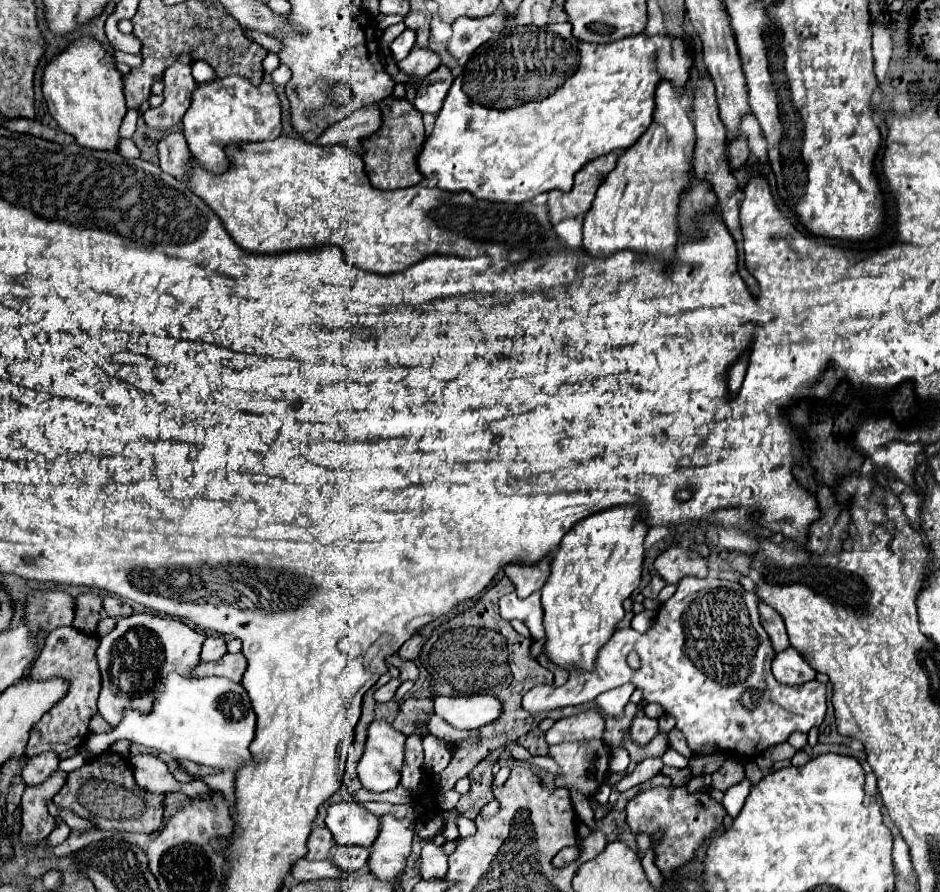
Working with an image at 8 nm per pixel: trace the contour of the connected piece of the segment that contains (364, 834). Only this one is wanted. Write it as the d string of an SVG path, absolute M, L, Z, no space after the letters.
M339 801L327 809L327 829L338 845L371 847L379 835L379 819L357 801Z

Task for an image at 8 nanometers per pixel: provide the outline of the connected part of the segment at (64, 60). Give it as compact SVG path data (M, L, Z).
M81 37L75 39L67 45L65 51L61 51L59 55L55 55L45 67L43 67L43 97L47 101L49 113L53 115L53 119L57 121L57 125L75 137L75 141L83 147L91 147L91 149L115 149L117 141L119 141L119 125L121 119L127 113L125 107L125 81L123 81L123 73L117 69L117 61L113 59L113 55L107 53L107 49L103 47L101 41L97 41L95 37Z

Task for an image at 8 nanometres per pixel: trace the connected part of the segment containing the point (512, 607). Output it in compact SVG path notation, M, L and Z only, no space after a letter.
M539 591L529 595L527 599L519 599L515 593L509 593L505 597L499 599L499 611L501 611L501 617L511 621L511 619L519 619L527 625L527 629L531 631L531 637L533 639L543 639L545 633L543 633L543 625L541 625L541 619L543 619L543 609L541 609L541 601L539 601Z

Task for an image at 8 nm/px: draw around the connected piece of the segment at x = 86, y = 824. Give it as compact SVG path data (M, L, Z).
M49 803L49 813L51 813L53 817L55 817L55 813L57 813L57 815L63 815L65 823L67 823L73 831L91 831L91 829L97 829L97 825L95 825L93 821L87 821L87 819L81 819L79 815L73 815L73 813L69 813L69 811L57 809L57 807L53 807L53 803Z

